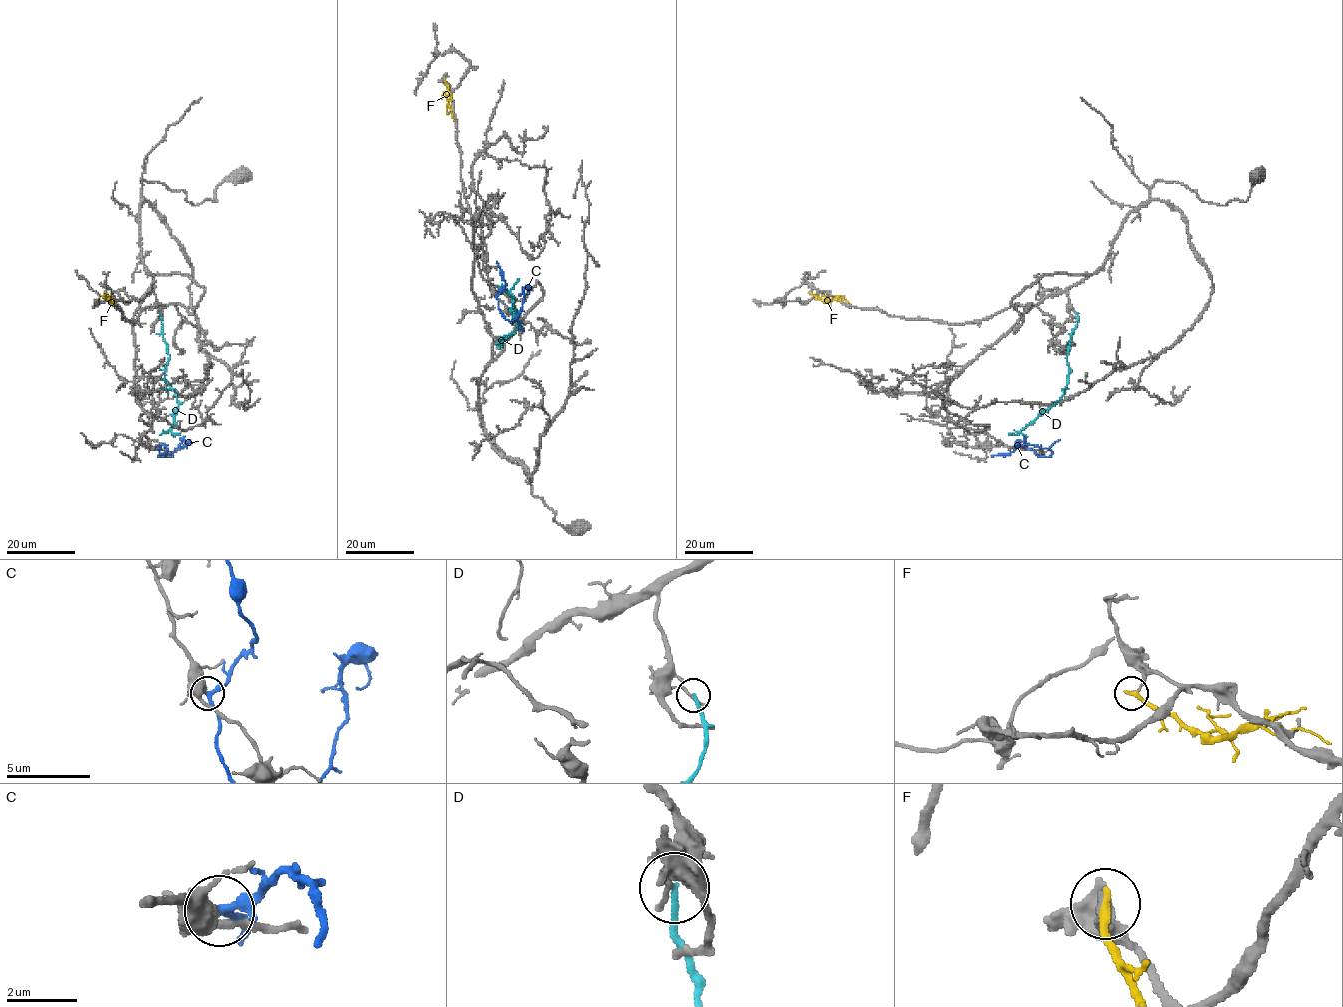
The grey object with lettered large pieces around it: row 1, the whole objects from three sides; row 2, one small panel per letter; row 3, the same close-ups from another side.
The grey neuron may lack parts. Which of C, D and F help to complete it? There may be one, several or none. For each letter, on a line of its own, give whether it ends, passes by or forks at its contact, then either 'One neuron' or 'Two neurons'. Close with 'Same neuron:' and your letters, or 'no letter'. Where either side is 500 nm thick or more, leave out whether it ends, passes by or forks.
C: It passes by. Two neurons
D: It ends there. Two neurons
F: It ends there. Two neurons
Same neuron: no letter

